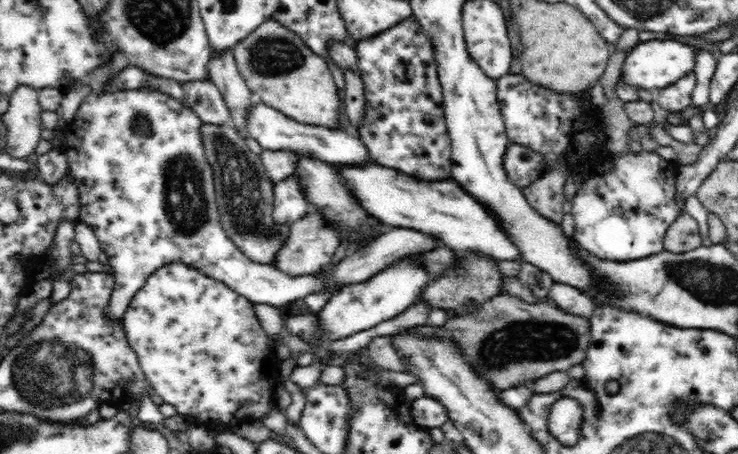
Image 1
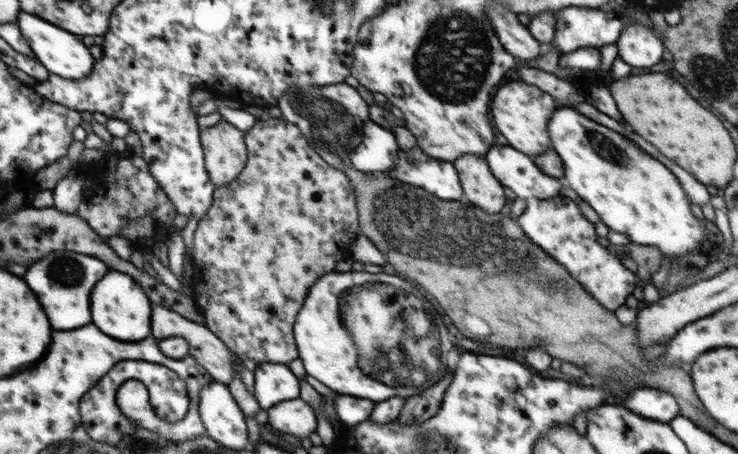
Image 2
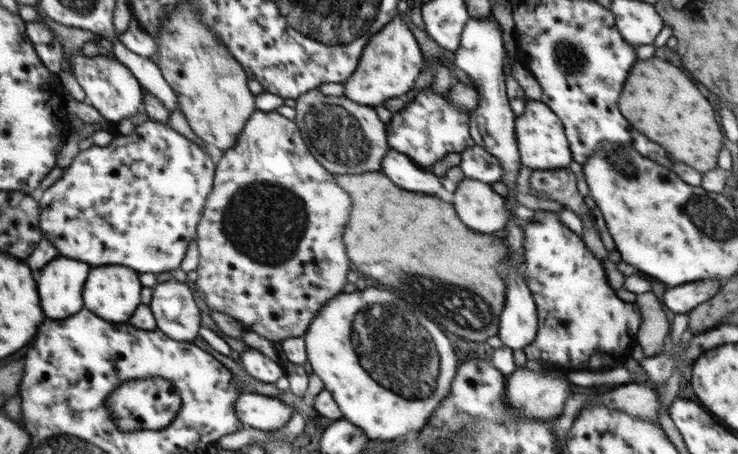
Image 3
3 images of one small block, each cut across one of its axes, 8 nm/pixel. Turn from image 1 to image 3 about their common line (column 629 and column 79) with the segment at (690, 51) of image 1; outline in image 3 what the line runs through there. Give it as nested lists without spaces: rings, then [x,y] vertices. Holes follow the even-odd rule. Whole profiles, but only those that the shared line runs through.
[[[82,52],[70,56],[68,61],[70,61],[70,70],[87,95],[86,102],[98,110],[111,125],[117,124],[124,118],[134,118],[138,114],[143,103],[144,88],[124,64],[110,56],[100,54],[88,57]]]

